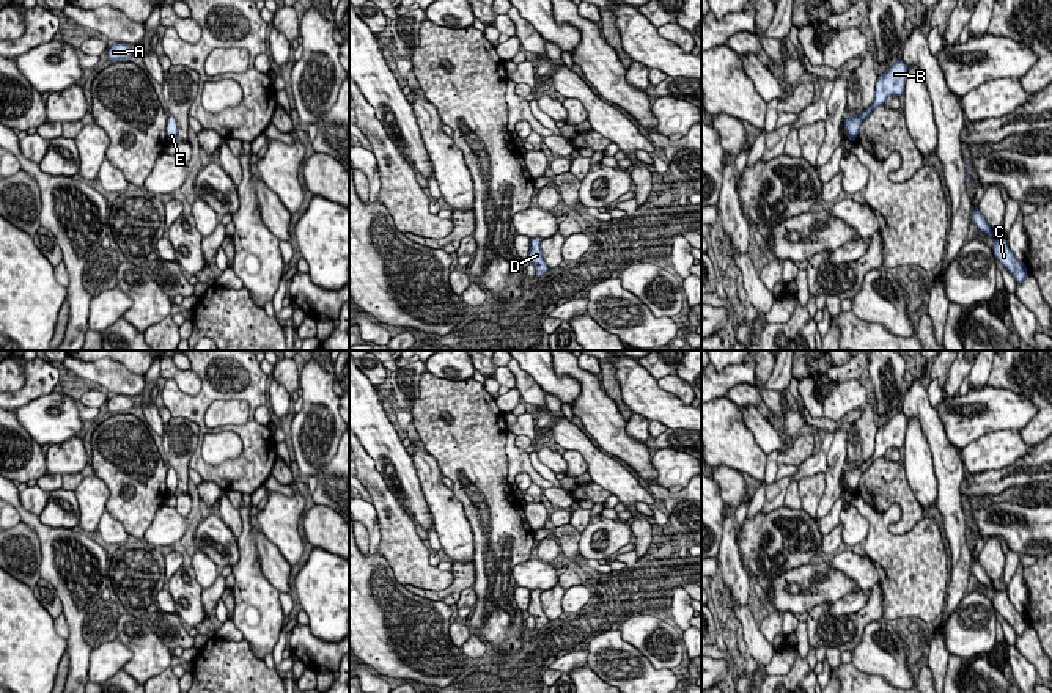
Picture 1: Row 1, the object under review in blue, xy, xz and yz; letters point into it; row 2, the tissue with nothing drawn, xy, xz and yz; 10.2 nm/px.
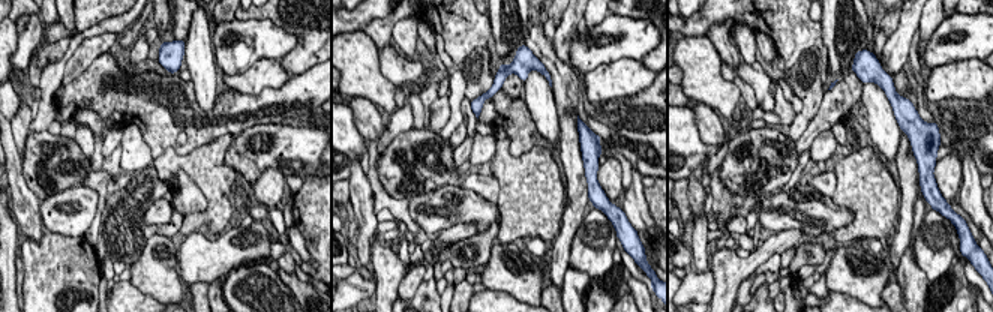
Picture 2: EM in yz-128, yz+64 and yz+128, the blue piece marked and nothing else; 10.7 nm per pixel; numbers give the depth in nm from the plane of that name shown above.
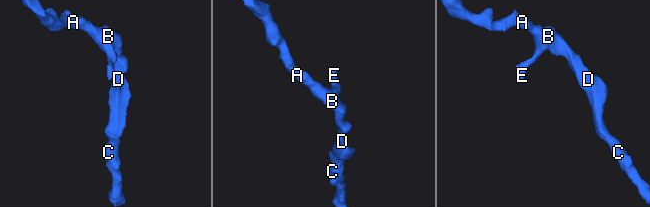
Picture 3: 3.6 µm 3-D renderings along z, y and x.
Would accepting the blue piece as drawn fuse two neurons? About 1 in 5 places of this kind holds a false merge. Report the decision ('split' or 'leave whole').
leave whole

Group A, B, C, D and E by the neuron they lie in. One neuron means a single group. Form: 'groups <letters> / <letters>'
groups A B C D E

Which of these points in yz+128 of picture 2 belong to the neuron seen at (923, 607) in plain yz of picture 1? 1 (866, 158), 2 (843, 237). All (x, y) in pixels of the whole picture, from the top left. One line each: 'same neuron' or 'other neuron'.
1: same neuron
2: same neuron

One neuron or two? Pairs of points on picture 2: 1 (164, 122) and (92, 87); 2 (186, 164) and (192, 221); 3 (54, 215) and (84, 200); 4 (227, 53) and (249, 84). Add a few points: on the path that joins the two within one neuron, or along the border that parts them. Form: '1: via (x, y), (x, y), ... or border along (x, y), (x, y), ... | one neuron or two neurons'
1: via (146, 104), (137, 98), (110, 98) | one neuron
2: via (203, 177), (212, 186), (212, 209), (209, 212) | one neuron
3: via (63, 215), (72, 216), (80, 213), (81, 209) | one neuron
4: border along (275, 60), (258, 59), (243, 72), (224, 74) | two neurons

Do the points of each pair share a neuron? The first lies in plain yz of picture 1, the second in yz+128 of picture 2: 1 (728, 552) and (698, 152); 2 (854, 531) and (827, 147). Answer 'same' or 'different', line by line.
1: different
2: same

